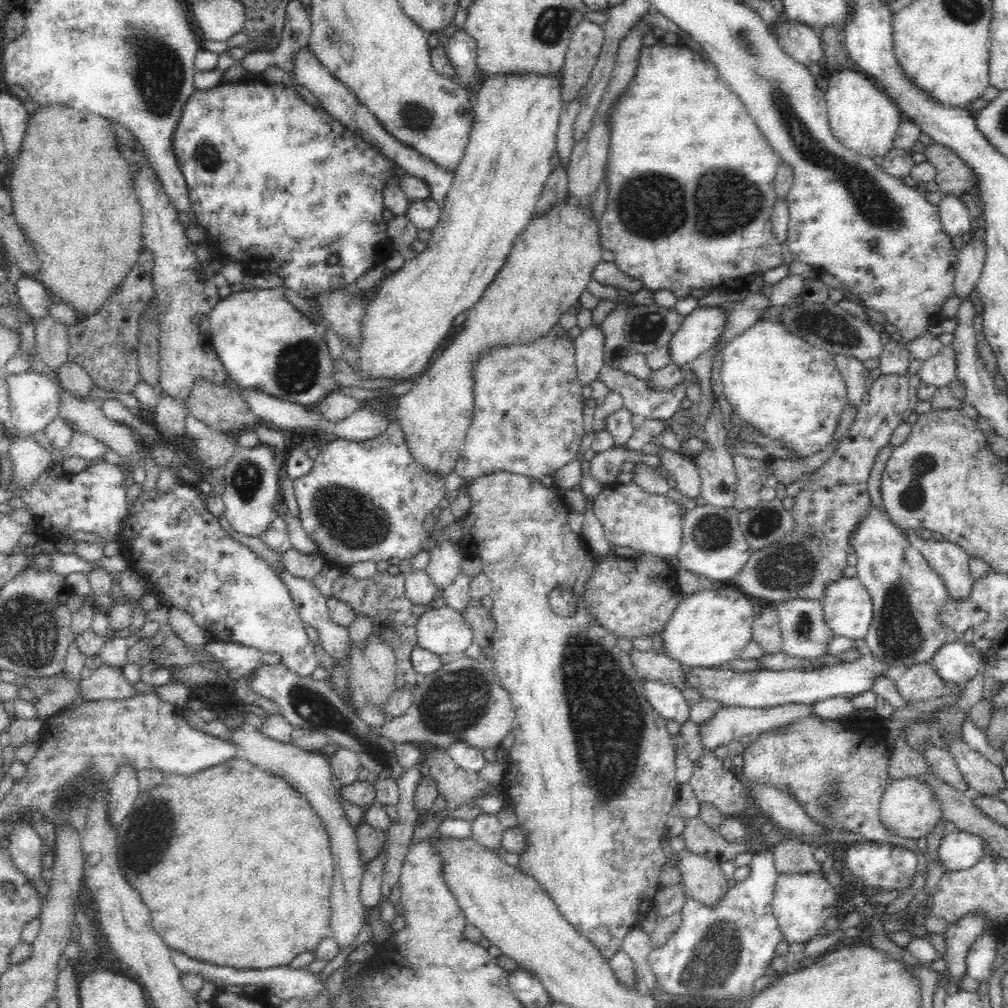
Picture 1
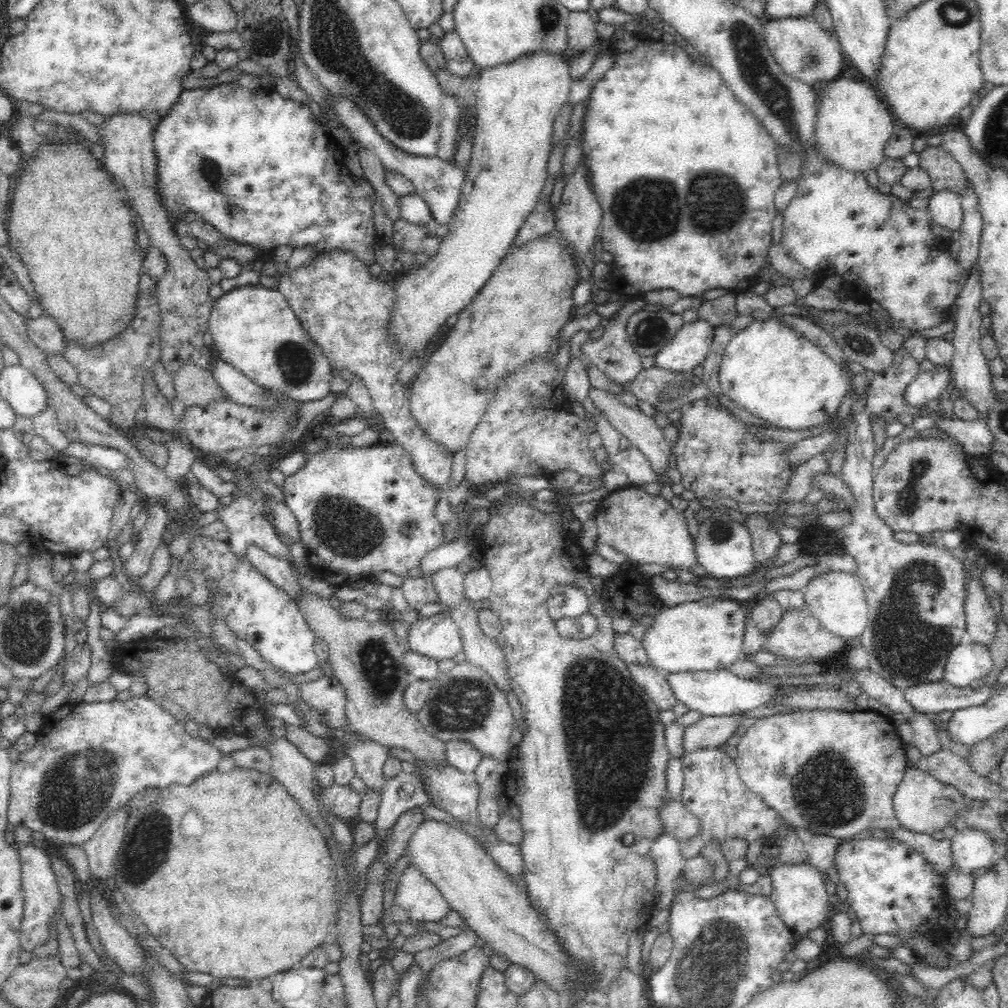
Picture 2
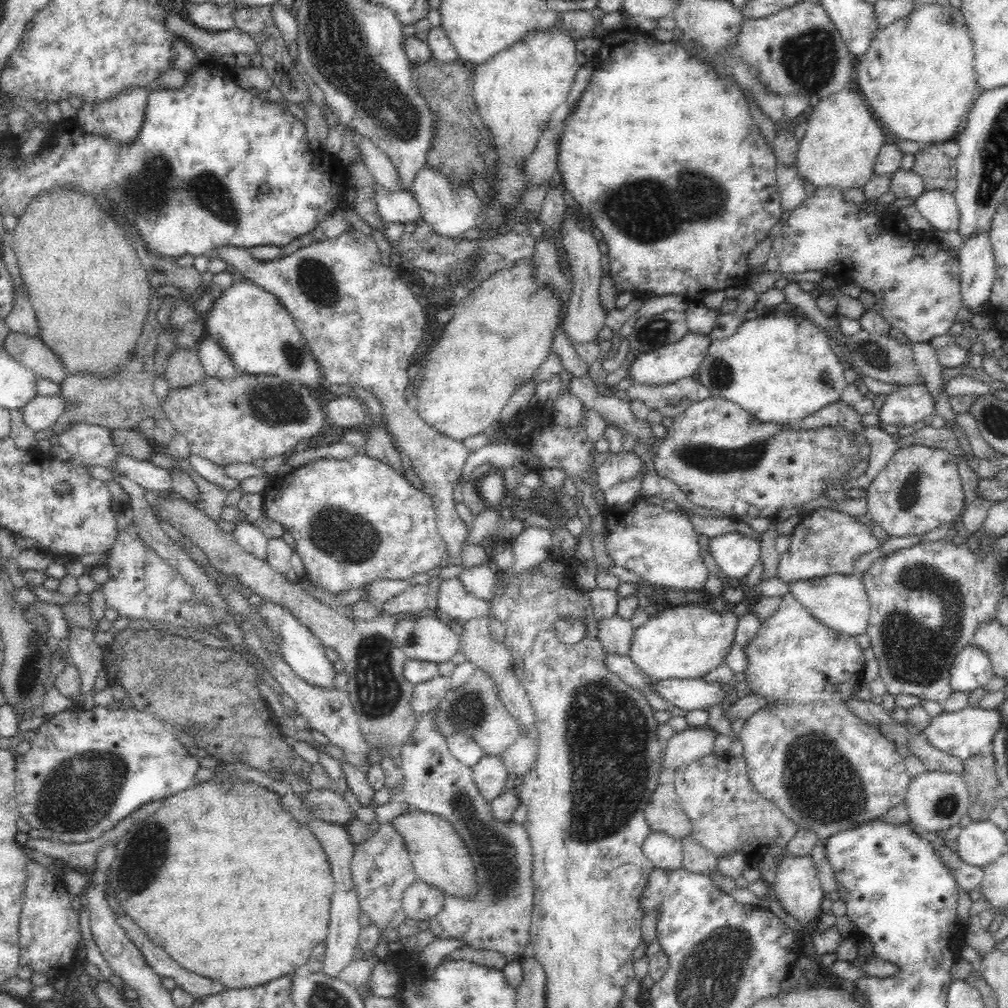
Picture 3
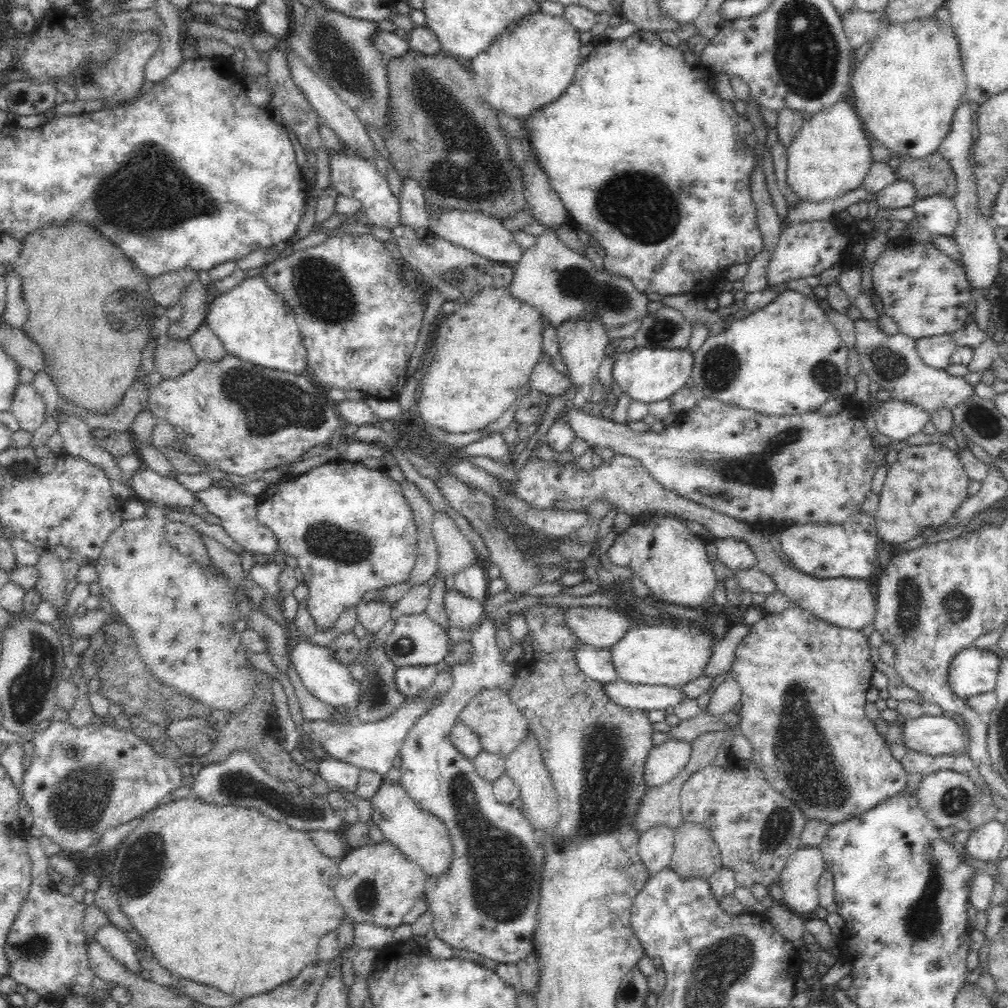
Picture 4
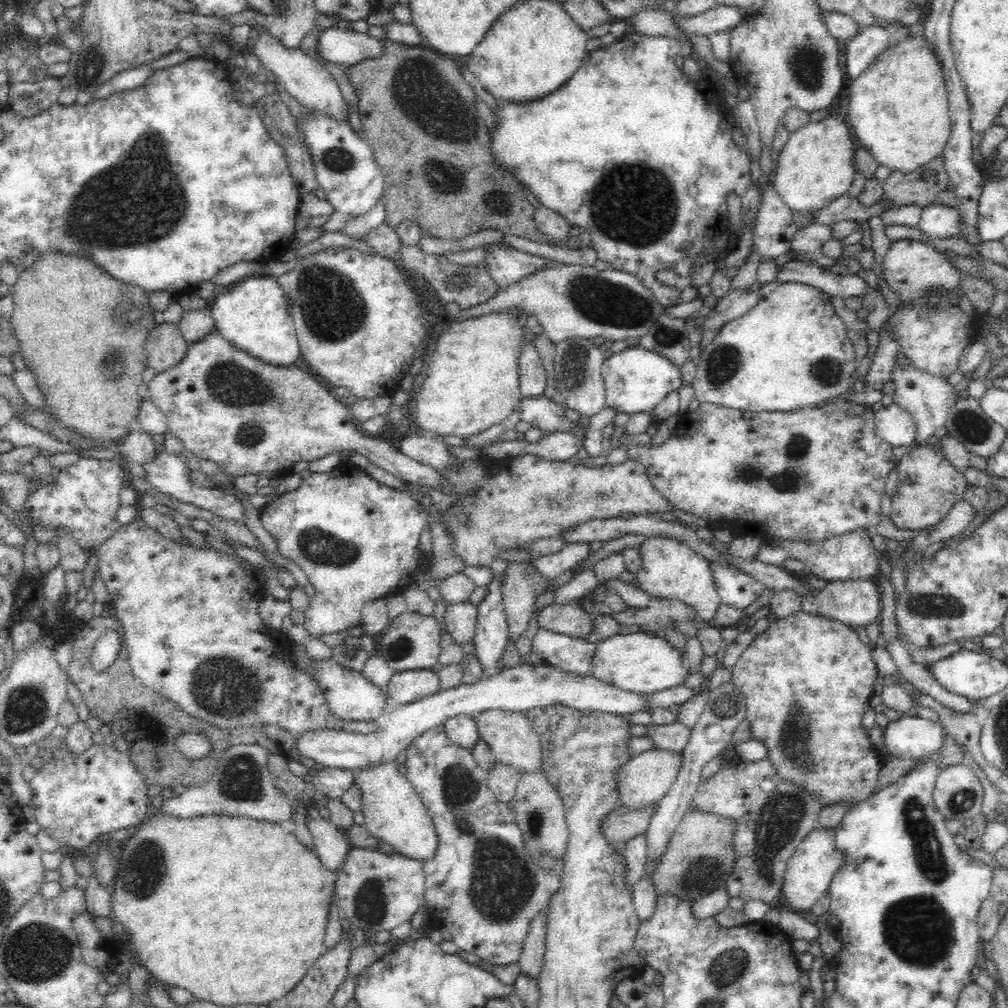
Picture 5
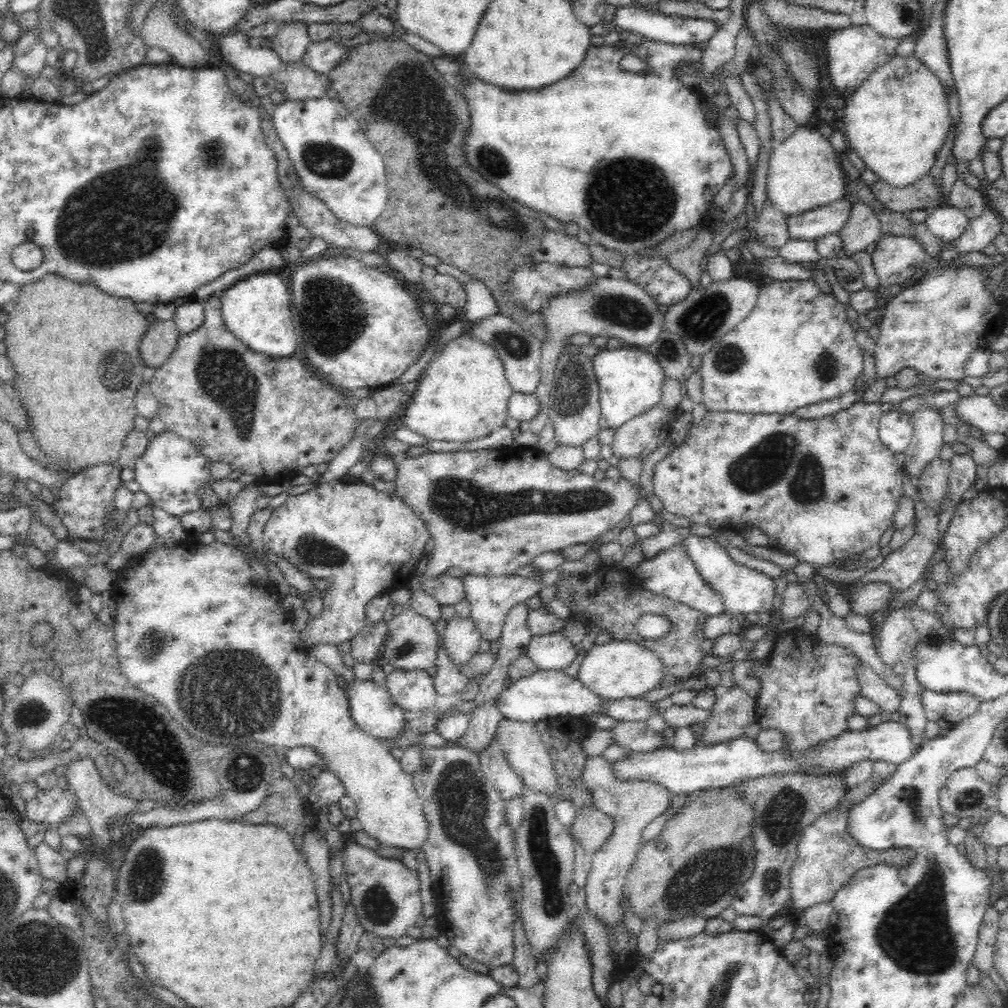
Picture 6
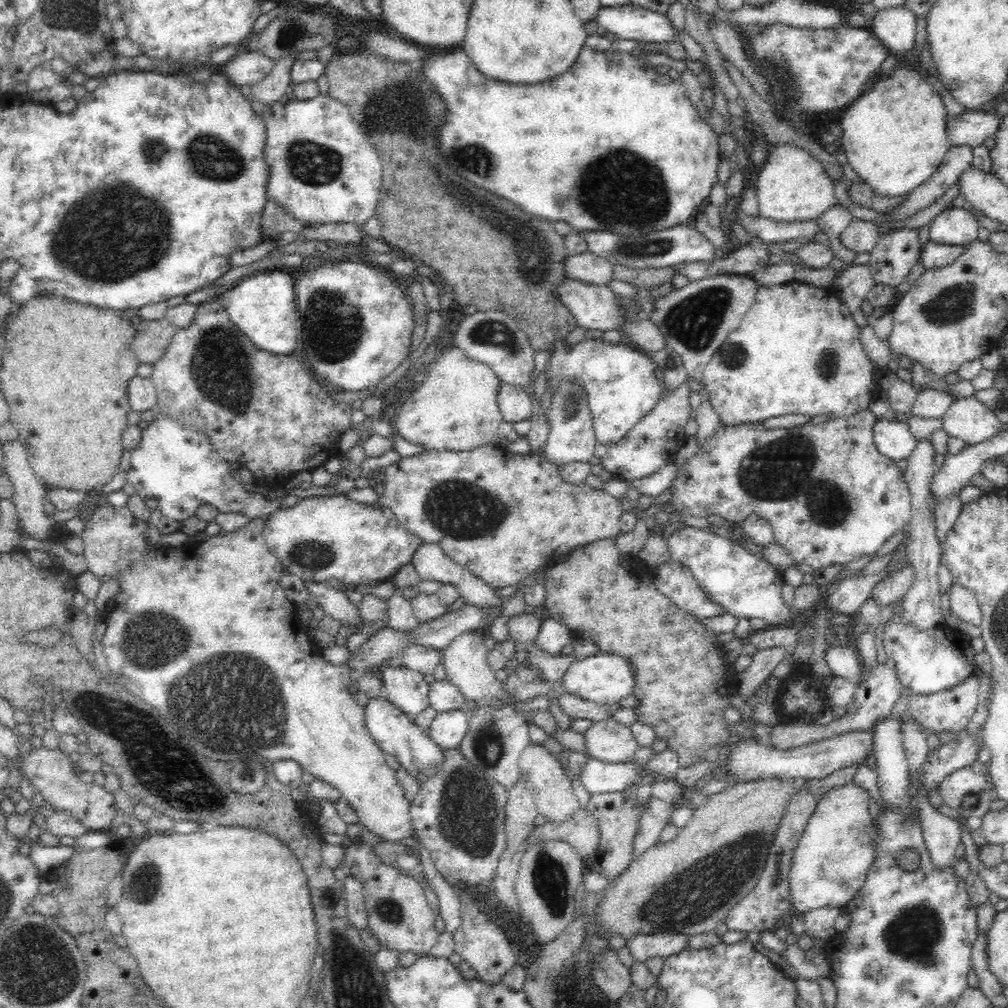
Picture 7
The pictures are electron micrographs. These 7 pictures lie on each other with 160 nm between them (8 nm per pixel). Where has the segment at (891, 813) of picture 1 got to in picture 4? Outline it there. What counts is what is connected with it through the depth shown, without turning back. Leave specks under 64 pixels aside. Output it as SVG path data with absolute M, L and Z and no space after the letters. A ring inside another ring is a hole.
M938 770L938 772L924 775L917 788L920 808L938 829L956 826L960 820L967 820L976 797L977 787L974 782L967 775L952 770Z

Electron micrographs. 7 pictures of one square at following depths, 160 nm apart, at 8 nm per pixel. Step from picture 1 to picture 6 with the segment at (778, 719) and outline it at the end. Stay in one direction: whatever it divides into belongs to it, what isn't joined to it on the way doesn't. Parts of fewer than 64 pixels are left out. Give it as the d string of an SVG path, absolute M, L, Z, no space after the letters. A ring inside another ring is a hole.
M600 755L587 758L580 782L590 793L591 806L614 819L614 831L608 841L588 856L585 884L586 910L602 921L607 929L613 929L624 924L623 910L619 905L622 886L644 844L642 830L665 812L671 804L672 794L664 785L652 782L618 782L613 772L613 764Z

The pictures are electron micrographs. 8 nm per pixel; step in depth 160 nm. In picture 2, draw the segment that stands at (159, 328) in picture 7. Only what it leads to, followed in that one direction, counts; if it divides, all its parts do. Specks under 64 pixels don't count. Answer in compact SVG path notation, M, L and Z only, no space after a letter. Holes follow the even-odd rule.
M192 363L184 364L173 375L175 396L185 406L200 406L212 400L225 398L222 389L212 375L212 370L198 367Z

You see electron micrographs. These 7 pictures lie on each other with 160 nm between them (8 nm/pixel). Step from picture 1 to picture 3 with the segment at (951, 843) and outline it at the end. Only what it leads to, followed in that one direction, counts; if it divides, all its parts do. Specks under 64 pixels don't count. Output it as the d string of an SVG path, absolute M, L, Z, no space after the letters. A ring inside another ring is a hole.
M972 821L958 836L959 857L972 866L985 867L1007 852L1007 839L993 821Z

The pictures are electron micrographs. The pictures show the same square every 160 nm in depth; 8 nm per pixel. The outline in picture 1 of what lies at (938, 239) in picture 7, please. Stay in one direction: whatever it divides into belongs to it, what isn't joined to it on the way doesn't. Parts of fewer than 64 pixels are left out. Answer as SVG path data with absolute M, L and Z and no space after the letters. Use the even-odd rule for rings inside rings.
M945 194L937 205L940 223L946 234L952 238L956 234L970 232L974 218L970 216L968 208L960 198Z

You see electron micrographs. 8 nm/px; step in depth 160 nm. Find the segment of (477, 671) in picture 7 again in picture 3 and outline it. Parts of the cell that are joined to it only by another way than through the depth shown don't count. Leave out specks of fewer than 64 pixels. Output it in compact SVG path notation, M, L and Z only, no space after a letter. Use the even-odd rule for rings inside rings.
M459 577L444 580L439 586L437 597L440 612L459 622L491 616L489 601L477 599L470 594Z

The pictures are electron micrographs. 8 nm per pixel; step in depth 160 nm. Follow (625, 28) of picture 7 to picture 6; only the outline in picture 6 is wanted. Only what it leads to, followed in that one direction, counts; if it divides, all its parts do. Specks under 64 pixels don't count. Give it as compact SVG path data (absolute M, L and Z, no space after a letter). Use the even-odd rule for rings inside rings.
M640 4L617 7L617 12L610 22L615 30L624 30L640 34L644 39L658 41L666 44L693 45L696 42L706 42L714 32L716 23L706 19L680 18L670 14L663 14L658 11L650 11Z

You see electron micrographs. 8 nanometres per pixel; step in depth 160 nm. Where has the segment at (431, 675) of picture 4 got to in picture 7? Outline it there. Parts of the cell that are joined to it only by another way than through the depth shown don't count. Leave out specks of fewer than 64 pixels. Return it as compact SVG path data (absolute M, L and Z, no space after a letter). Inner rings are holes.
M386 664L379 674L388 693L388 701L402 708L409 716L420 714L429 707L429 685L424 675L406 666Z

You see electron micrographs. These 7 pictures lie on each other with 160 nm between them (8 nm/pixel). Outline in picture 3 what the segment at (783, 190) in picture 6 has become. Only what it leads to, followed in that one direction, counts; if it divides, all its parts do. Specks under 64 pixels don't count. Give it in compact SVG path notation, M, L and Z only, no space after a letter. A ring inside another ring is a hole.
M854 86L831 94L808 111L810 121L805 134L798 141L796 164L798 176L803 182L810 182L816 189L822 187L840 187L840 189L858 188L864 186L874 173L874 162L879 150L884 144L884 130L880 128L878 119L870 110L866 99Z

